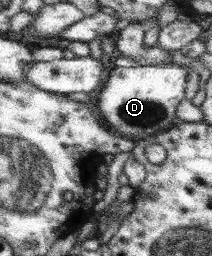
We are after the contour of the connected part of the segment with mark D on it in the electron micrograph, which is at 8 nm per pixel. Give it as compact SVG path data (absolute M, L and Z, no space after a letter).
M170 61L151 66L113 66L107 70L106 81L97 94L97 116L111 132L133 141L174 128L176 106L183 99L185 75L182 65Z

